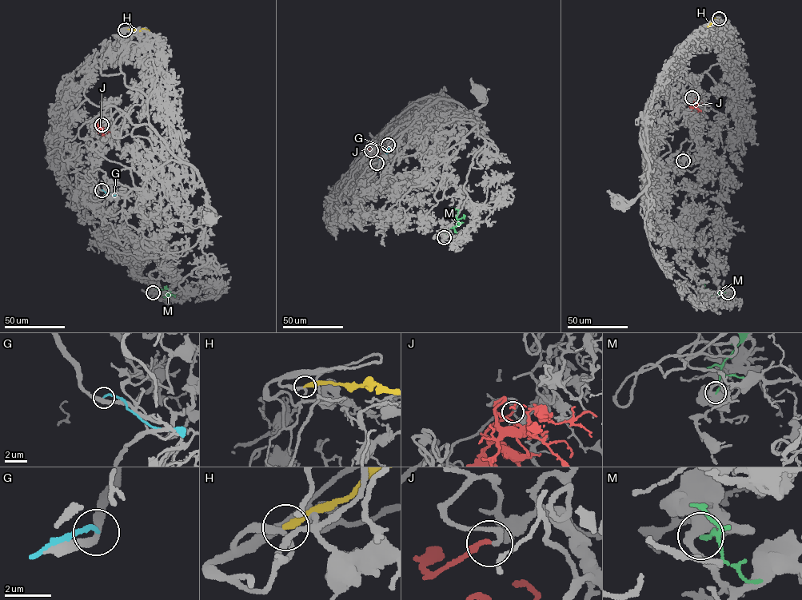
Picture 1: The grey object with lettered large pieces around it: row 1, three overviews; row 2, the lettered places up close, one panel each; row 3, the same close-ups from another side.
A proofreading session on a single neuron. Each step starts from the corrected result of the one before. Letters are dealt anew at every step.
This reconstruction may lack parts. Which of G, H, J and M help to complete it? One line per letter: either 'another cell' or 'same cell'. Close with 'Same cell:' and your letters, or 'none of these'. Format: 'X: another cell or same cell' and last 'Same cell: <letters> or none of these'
G: another cell
H: another cell
J: same cell
M: another cell
Same cell: J

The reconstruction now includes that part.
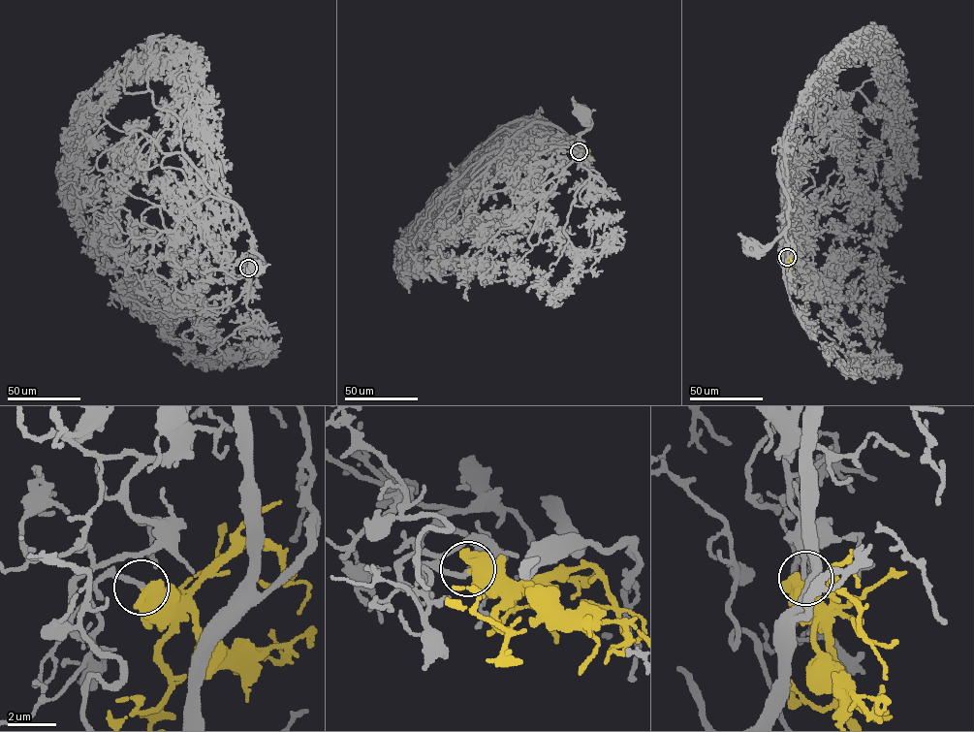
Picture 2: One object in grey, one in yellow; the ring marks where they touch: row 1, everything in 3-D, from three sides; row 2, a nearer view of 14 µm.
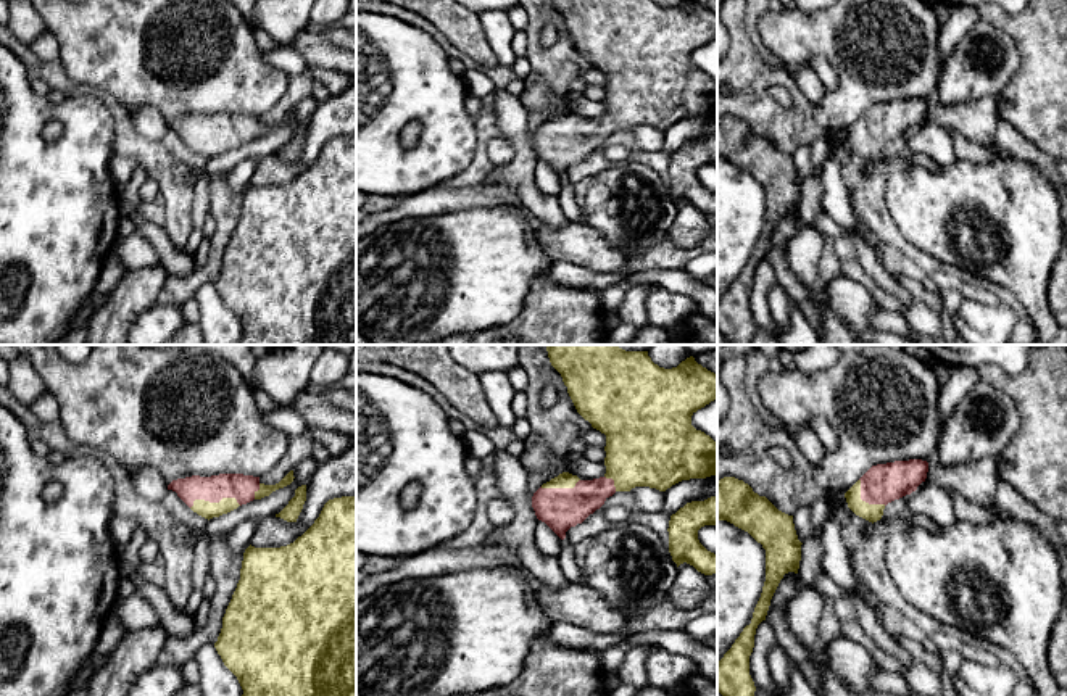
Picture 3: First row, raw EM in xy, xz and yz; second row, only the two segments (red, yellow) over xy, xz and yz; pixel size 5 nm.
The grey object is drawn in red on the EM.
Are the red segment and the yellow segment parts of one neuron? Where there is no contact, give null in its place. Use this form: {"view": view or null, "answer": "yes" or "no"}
{"view": "xy", "answer": "yes"}

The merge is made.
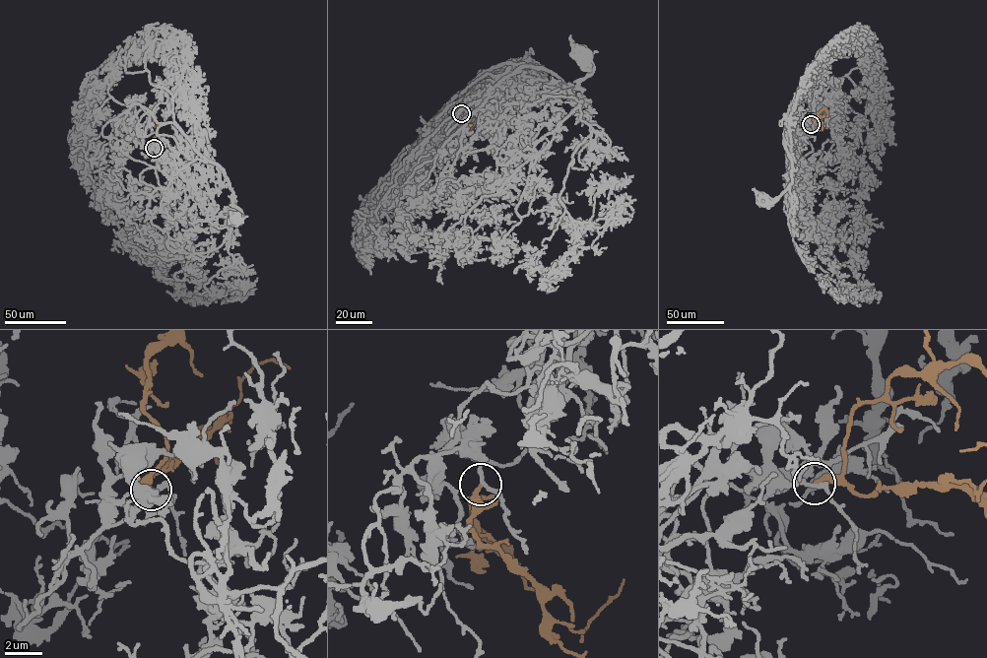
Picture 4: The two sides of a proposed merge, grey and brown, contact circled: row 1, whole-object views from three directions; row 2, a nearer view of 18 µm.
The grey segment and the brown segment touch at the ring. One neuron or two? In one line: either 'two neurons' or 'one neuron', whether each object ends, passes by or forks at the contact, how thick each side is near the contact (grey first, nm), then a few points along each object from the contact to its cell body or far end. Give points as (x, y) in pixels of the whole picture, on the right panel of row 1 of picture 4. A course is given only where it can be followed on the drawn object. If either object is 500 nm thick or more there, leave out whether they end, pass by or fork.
two neurons; grey passes by; brown ends there; 200 nm thick on the grey side, 300 nm on the other; grey runs (811, 124), (802, 127), (796, 143), (789, 145), (784, 139), (791, 159), (792, 182), (777, 198), (762, 201); brown runs (811, 124), (818, 113), (824, 108), (827, 111), (826, 108)

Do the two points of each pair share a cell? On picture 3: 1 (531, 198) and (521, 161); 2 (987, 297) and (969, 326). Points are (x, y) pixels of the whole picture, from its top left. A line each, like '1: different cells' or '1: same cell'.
1: same cell
2: different cells

